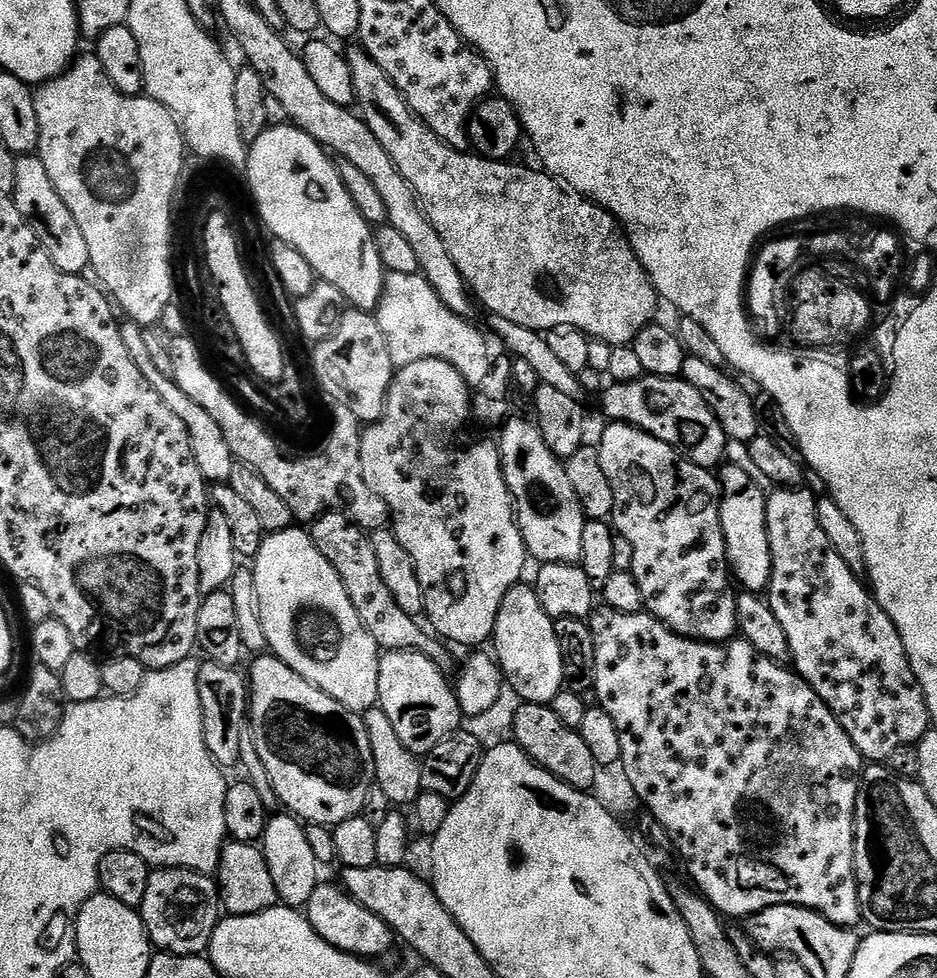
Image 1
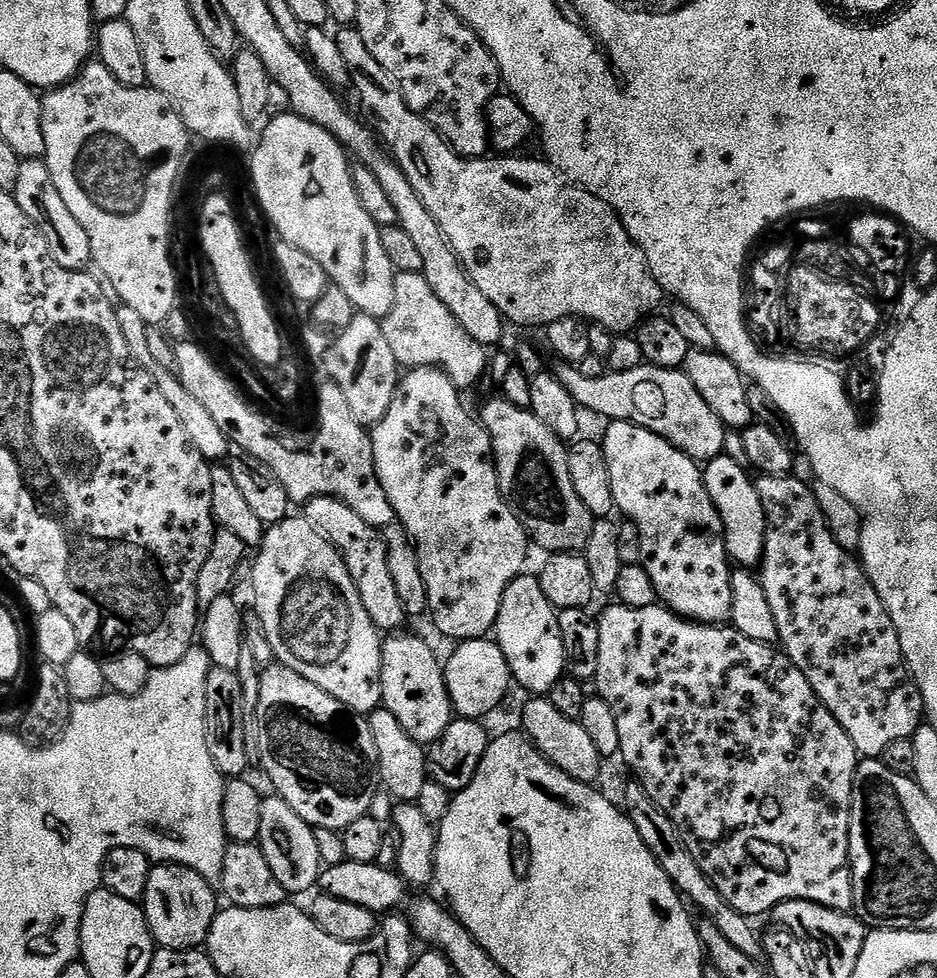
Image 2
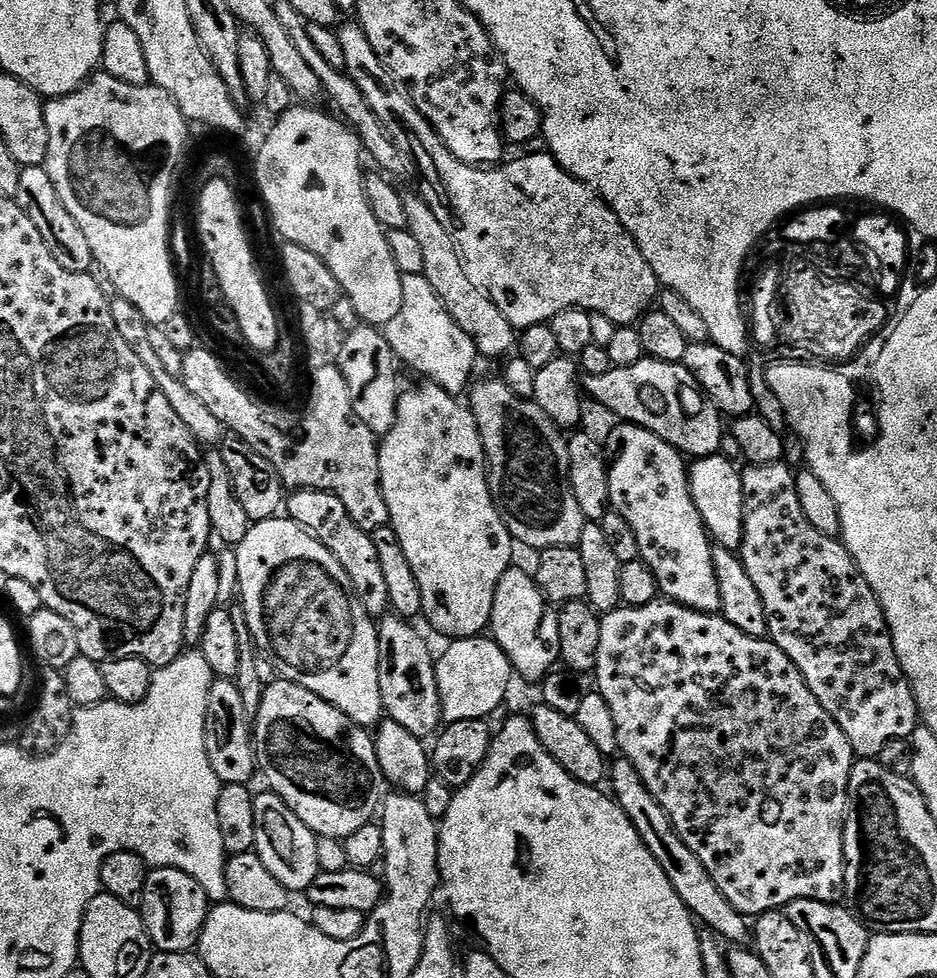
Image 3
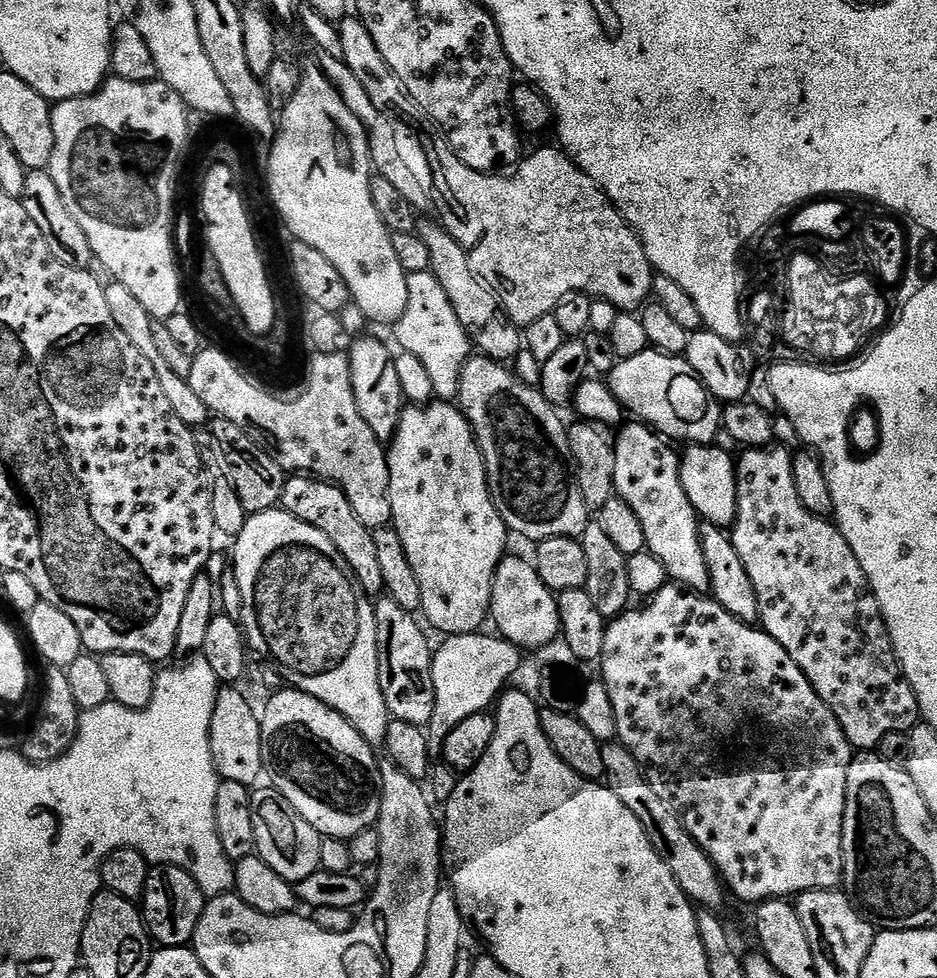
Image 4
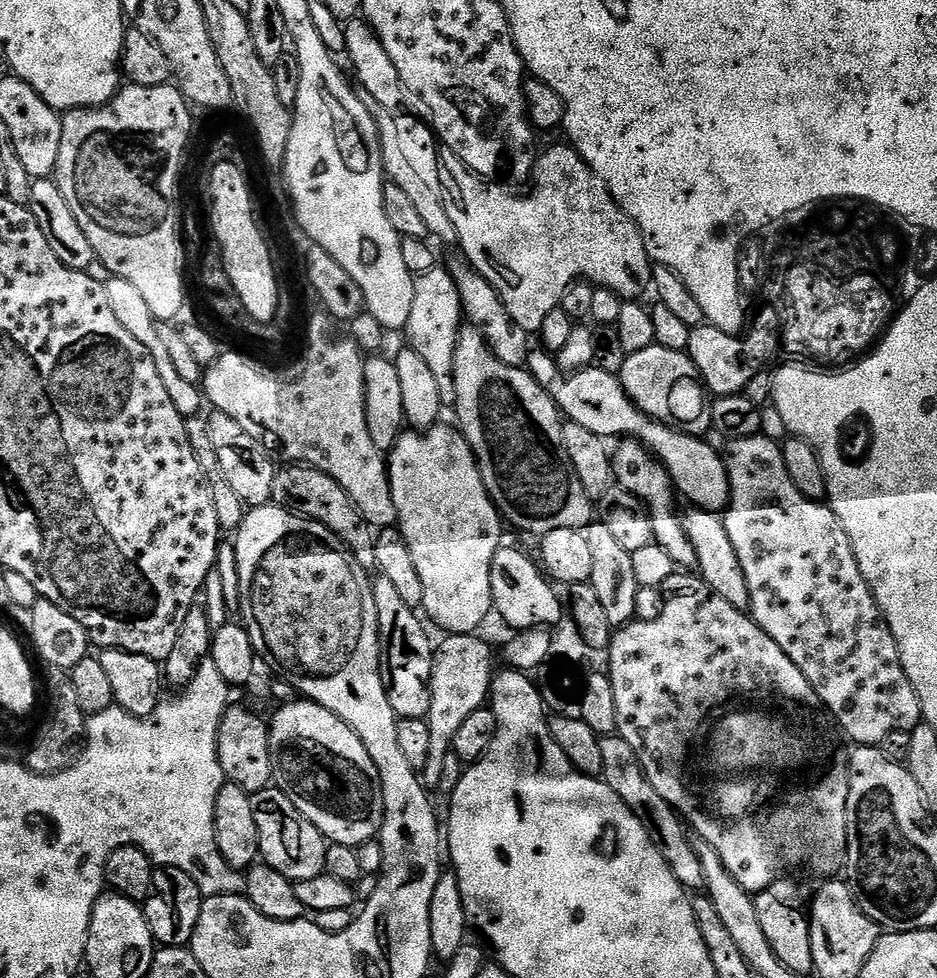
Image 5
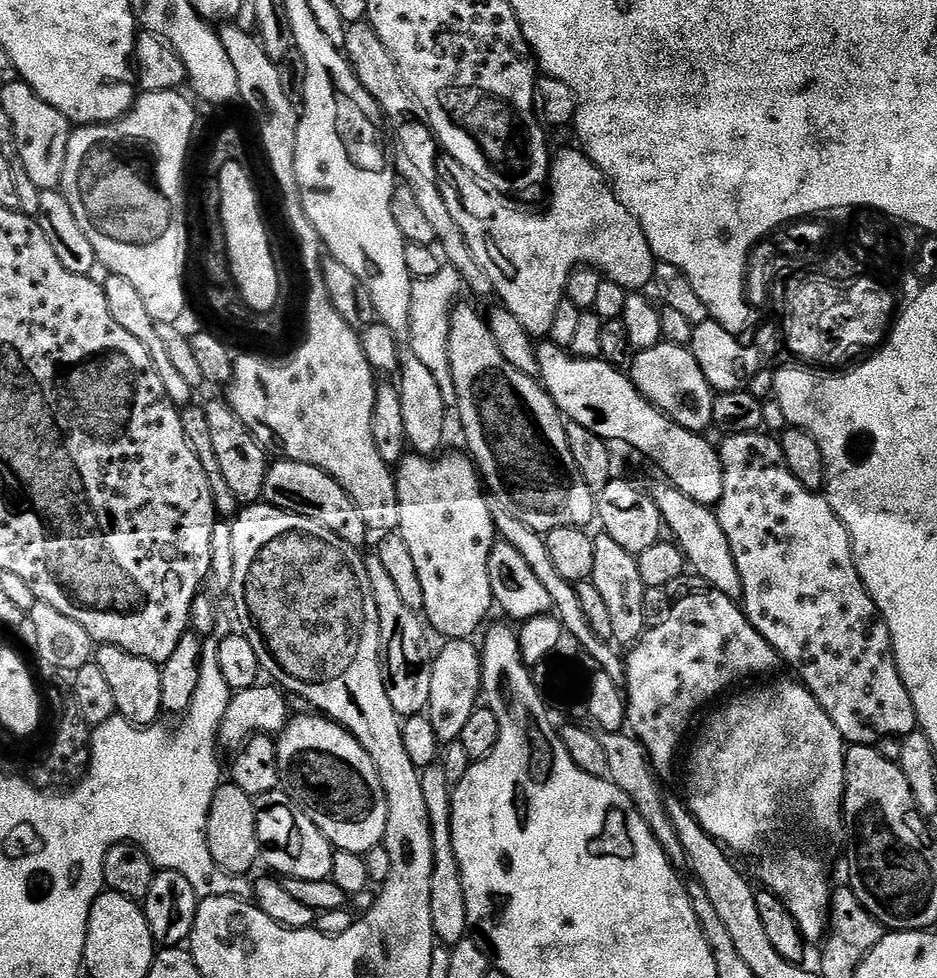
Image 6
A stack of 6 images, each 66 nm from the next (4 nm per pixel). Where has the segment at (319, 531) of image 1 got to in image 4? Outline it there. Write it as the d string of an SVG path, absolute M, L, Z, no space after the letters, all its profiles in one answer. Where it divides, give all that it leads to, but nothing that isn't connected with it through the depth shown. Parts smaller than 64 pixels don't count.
M292 474L284 481L279 507L294 514L294 518L302 522L310 522L310 526L322 530L322 534L326 534L326 538L330 538L330 542L338 546L338 554L342 554L344 563L356 575L362 590L369 598L379 597L384 592L382 569L372 537L373 529L366 527L358 514L354 514L354 506L350 506L342 489L327 480L317 480L315 476Z

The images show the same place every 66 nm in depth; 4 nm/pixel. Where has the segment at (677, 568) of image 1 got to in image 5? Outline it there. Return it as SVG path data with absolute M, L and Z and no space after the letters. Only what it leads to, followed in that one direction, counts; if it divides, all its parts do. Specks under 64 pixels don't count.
M624 438L615 445L612 452L612 474L615 483L634 495L648 509L652 519L652 539L672 559L673 563L683 568L692 568L696 564L694 546L690 544L683 530L681 517L676 512L677 497L674 495L674 485L664 465L640 443L639 440Z

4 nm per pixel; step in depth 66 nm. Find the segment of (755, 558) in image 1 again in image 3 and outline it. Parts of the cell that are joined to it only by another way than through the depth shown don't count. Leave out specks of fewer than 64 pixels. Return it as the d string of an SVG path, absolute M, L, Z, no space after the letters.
M723 454L699 457L691 465L688 485L702 514L708 534L721 548L739 549L744 540L744 477L741 469Z

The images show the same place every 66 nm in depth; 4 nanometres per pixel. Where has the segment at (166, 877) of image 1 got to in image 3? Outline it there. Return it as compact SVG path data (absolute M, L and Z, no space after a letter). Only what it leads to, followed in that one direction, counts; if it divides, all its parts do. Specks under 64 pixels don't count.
M152 868L146 878L146 890L138 911L144 918L144 925L153 945L161 952L191 952L197 947L200 932L210 911L210 901L204 892L204 885L196 877L186 874L181 868Z

